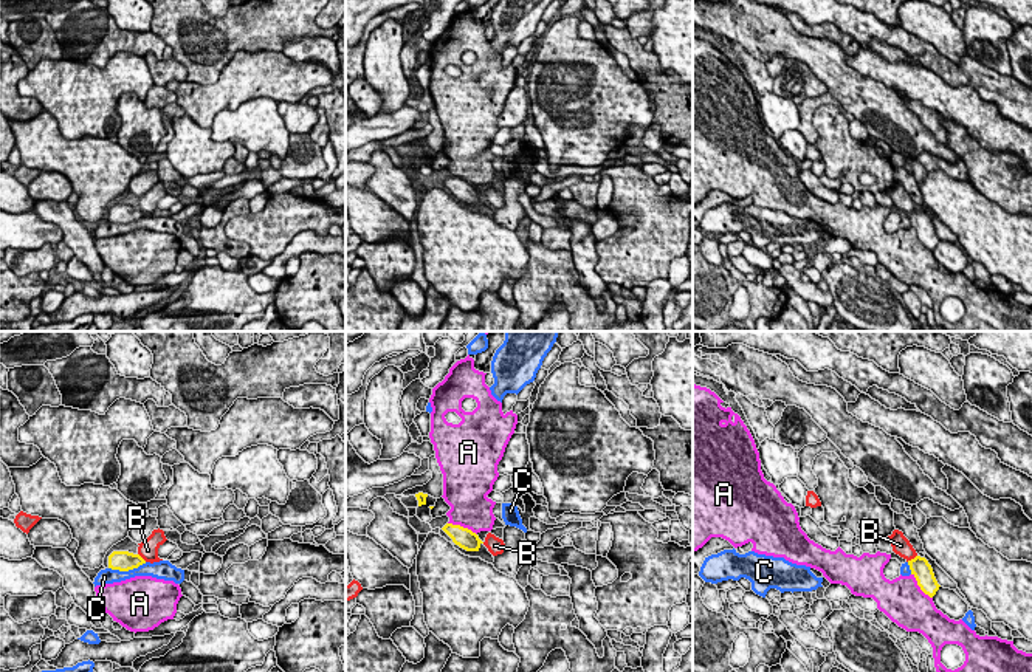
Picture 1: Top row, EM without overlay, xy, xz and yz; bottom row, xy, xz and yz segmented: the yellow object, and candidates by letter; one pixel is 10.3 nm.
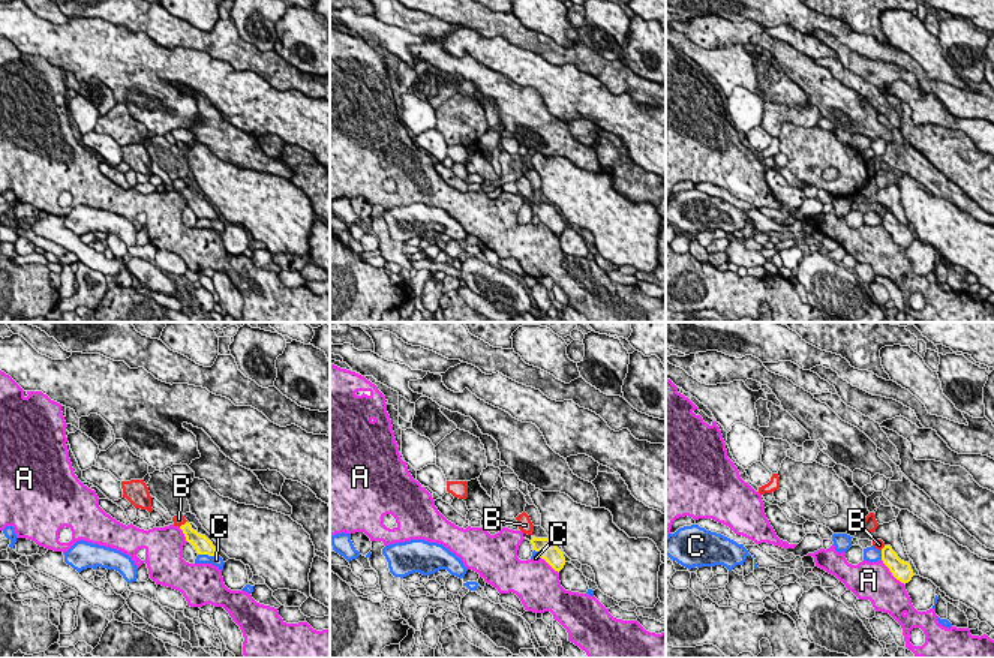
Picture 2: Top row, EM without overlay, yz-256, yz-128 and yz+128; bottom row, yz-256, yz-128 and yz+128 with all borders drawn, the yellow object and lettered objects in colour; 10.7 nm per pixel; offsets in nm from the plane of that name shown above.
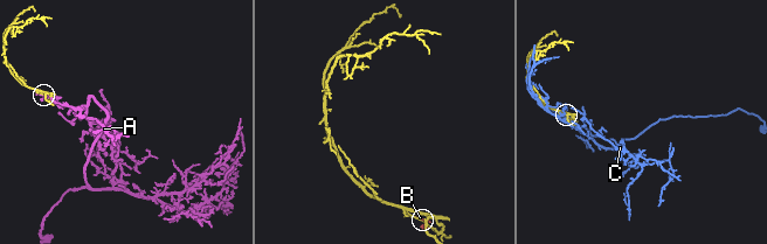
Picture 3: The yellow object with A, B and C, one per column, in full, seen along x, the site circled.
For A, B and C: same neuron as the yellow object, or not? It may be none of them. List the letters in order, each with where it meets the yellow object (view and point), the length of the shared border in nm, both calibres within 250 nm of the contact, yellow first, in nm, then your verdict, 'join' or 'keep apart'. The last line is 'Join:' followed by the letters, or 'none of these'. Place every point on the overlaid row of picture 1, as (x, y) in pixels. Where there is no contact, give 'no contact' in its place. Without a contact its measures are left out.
A: contact xz (462, 527); length 340 nm; calibres 200 and 420 nm; keep apart
B: contact yz (911, 559); length 130 nm; calibres 200 and 190 nm; keep apart
C: contact xy (127, 570); length 400 nm; calibres 220 and 160 nm; keep apart
Join: none of these

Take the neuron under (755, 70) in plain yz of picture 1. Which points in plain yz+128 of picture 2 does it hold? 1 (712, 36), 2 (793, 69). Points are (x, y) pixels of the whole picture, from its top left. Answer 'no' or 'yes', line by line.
1: no
2: no

